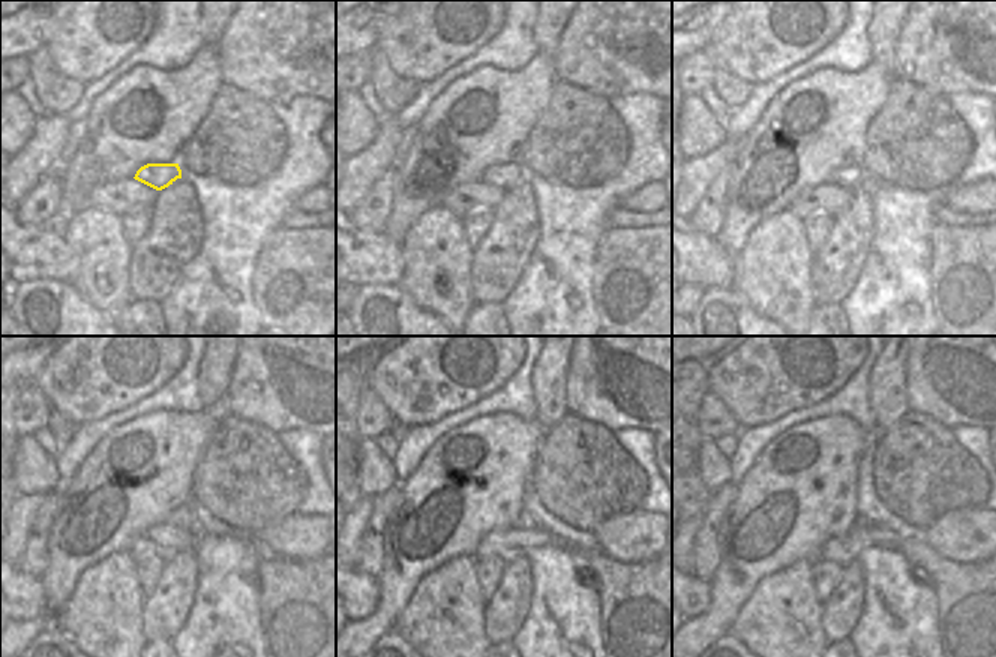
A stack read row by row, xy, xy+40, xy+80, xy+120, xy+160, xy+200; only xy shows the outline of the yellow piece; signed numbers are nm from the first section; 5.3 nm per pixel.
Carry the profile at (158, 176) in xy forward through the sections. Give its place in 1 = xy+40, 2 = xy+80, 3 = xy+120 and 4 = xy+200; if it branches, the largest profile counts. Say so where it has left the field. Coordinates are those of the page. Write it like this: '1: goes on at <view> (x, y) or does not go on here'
1: goes on at xy+40 (504, 176)
2: goes on at xy+80 (851, 177)
3: goes on at xy+120 (182, 516)
4: goes on at xy+200 (861, 522)

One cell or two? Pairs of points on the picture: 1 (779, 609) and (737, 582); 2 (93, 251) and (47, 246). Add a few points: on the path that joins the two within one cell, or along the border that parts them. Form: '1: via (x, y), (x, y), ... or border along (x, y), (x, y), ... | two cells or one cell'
1: border along (780, 570), (764, 576), (758, 582), (732, 621) | two cells
2: border along (60, 227), (78, 258), (78, 269), (71, 281) | two cells

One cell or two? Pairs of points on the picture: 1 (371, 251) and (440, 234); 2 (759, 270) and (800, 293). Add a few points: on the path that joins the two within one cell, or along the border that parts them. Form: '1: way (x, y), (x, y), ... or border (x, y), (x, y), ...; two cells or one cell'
1: border (401, 245), (402, 278), (399, 281); two cells
2: way (770, 275), (789, 293); one cell

